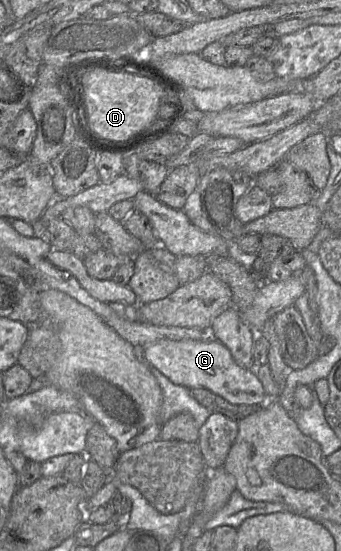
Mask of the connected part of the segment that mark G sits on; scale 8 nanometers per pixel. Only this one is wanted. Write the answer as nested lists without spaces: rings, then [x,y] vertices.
[[[209,333],[202,340],[159,340],[139,350],[148,365],[157,368],[176,385],[189,389],[205,388],[236,405],[263,406],[267,403],[267,395],[256,371],[239,366],[229,349]]]

